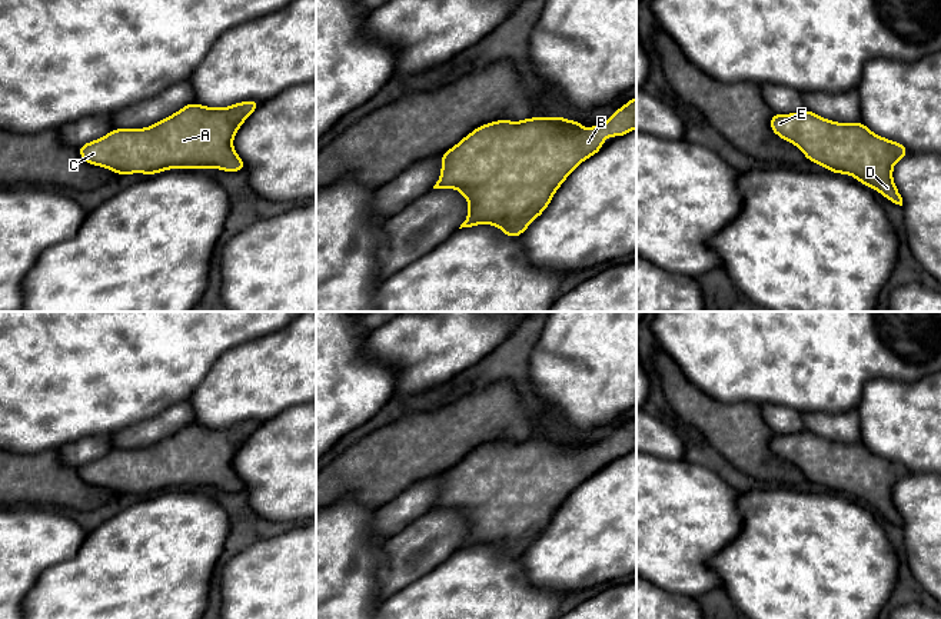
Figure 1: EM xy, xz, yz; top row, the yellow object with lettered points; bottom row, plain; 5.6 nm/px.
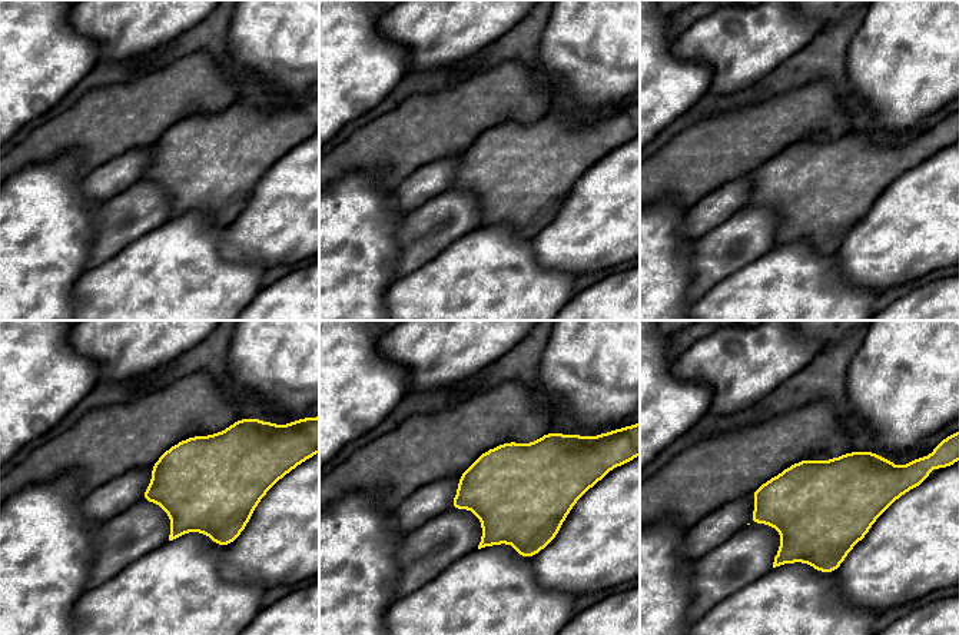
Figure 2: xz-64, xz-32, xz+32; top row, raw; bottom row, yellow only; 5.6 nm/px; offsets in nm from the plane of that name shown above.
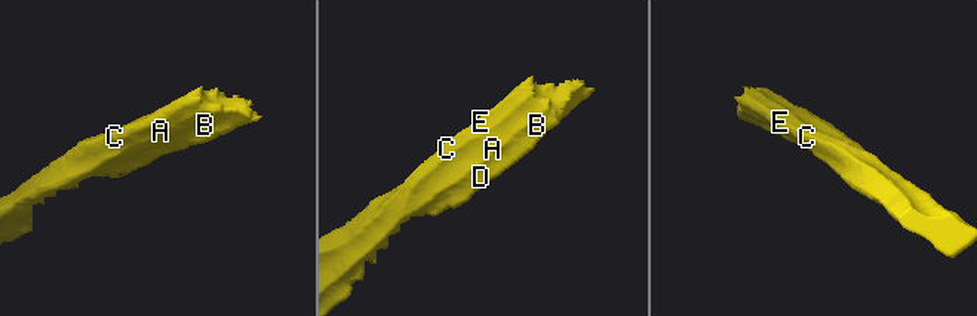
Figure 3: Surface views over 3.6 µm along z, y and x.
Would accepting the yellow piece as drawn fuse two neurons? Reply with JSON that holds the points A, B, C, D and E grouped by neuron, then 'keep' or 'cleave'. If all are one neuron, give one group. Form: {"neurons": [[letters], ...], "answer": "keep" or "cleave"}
{"neurons": [["A", "B", "C", "D", "E"]], "answer": "keep"}

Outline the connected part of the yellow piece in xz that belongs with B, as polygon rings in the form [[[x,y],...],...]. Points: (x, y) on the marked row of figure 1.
[[[636,97],[628,100],[622,109],[616,109],[603,124],[591,126],[588,130],[582,129],[582,122],[566,120],[562,116],[486,123],[465,136],[456,146],[443,152],[442,174],[433,189],[456,189],[465,196],[469,203],[469,213],[459,229],[488,223],[498,226],[508,237],[518,237],[543,213],[566,177],[583,160],[602,149],[608,136],[622,137],[634,129],[636,129]]]

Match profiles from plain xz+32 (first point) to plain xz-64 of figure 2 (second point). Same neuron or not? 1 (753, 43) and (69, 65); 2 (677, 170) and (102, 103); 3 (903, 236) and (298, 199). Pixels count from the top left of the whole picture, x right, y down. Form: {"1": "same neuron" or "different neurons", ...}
{"1": "different neurons", "2": "same neuron", "3": "same neuron"}

